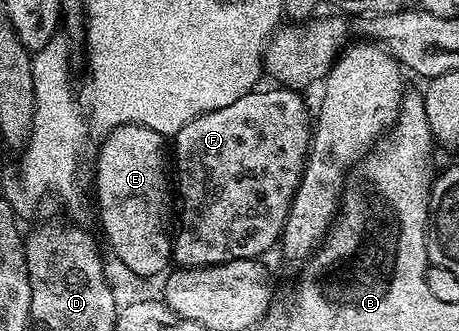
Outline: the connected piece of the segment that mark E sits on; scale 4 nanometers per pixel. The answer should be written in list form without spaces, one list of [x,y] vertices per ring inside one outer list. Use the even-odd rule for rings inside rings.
[[[135,123],[120,125],[109,131],[96,151],[98,172],[94,175],[94,191],[98,194],[98,219],[102,222],[106,243],[116,257],[140,275],[161,276],[172,263],[172,235],[170,231],[166,232],[170,227],[172,179],[169,174],[166,176],[166,157],[168,161],[167,140],[156,133],[156,129]]]

